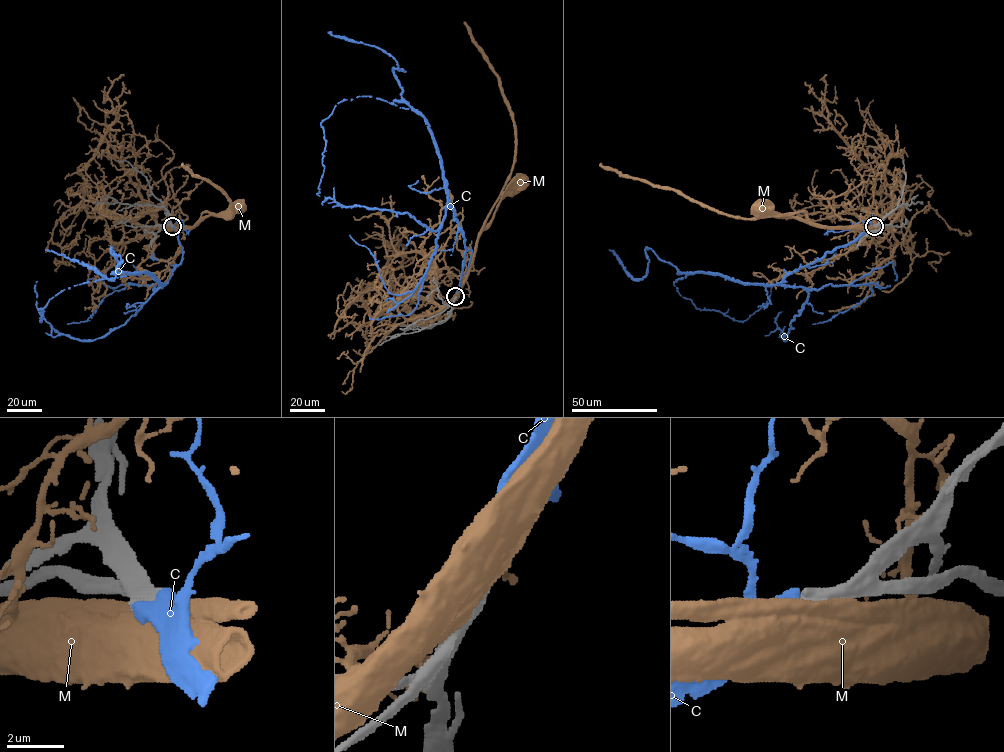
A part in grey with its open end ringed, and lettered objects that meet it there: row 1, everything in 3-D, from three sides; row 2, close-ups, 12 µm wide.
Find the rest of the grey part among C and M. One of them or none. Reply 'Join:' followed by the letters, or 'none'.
Join: C

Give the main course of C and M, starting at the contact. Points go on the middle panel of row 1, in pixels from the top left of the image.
C: (455, 297), (463, 233), (428, 123), (405, 103), (366, 95), (337, 103), (321, 123), (326, 143), (319, 196)
M: (455, 298), (471, 265), (477, 236), (490, 221), (499, 202), (519, 180), (521, 181)

